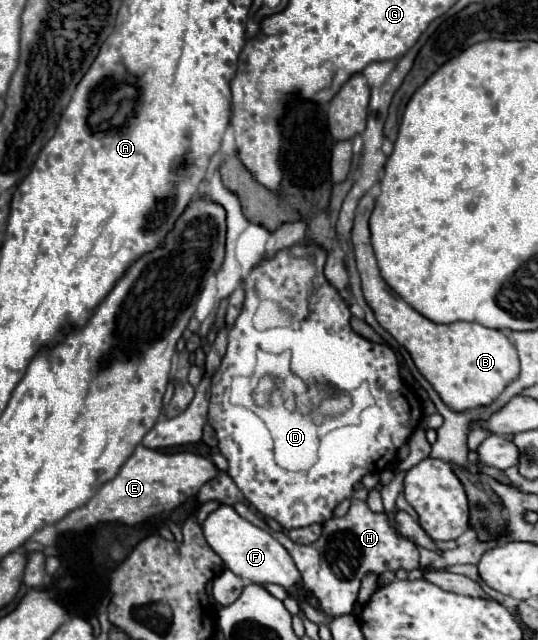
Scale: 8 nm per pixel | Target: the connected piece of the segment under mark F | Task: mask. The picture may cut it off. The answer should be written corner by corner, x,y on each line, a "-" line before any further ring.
219,506
215,512
211,512
203,522
203,534
207,544
223,560
225,568
229,568
239,578
255,584
273,582
273,584
281,584
287,590
291,590
299,582
299,572
287,550
269,532
241,518
233,506

